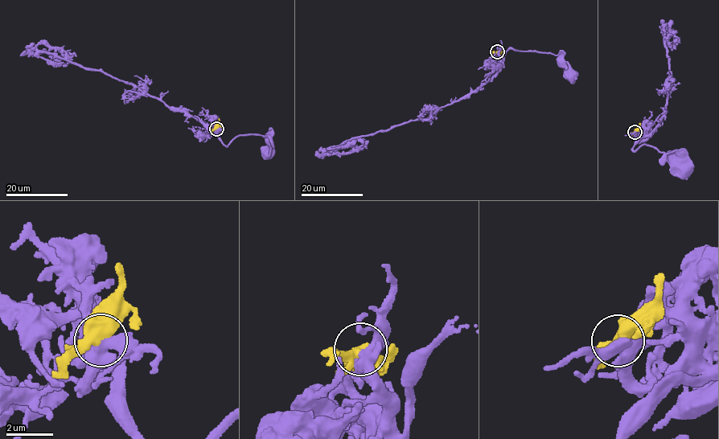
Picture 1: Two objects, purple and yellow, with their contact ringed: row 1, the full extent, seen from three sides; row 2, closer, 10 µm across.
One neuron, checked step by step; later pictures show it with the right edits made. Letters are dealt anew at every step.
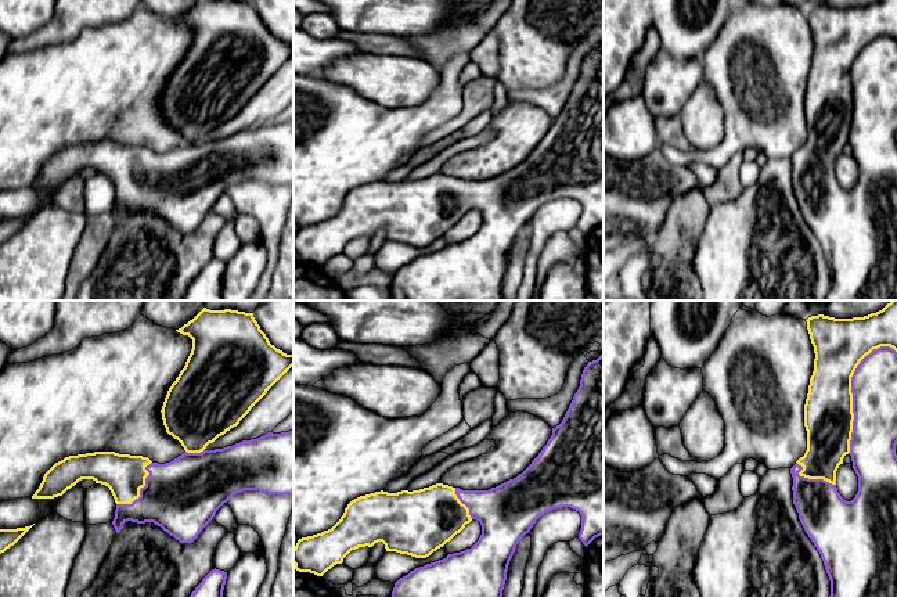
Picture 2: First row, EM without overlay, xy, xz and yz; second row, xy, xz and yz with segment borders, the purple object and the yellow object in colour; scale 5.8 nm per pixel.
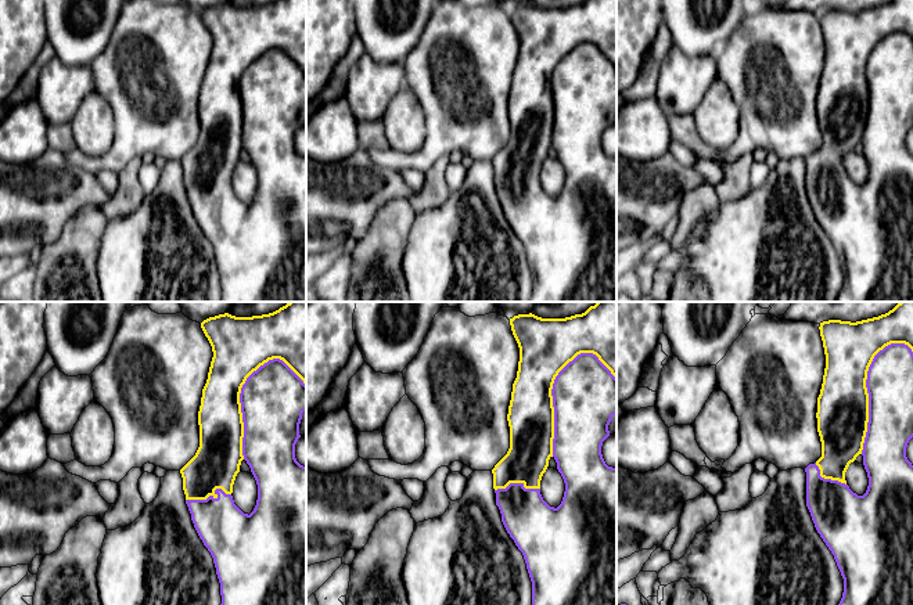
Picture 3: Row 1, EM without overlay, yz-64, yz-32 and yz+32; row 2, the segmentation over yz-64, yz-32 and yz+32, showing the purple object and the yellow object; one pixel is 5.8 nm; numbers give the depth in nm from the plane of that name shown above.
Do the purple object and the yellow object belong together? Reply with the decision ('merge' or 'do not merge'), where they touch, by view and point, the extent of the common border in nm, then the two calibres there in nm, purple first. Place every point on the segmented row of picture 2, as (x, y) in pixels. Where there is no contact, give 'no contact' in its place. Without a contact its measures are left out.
merge | yz (852, 392) | 650 nm | 280/280 nm

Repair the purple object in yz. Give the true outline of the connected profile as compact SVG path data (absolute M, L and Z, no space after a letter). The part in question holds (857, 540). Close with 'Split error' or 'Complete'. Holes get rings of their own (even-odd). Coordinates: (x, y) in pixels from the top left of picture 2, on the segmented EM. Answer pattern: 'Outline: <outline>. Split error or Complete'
Outline: M891 301L882 310L864 317L835 319L818 314L808 317L806 321L815 359L804 404L807 450L790 468L793 478L793 504L806 533L824 561L831 580L829 597L897 597L897 301ZM846 454L851 456L853 468L858 476L858 492L851 501L844 500L836 488L836 471L839 465L843 464Z. Split error

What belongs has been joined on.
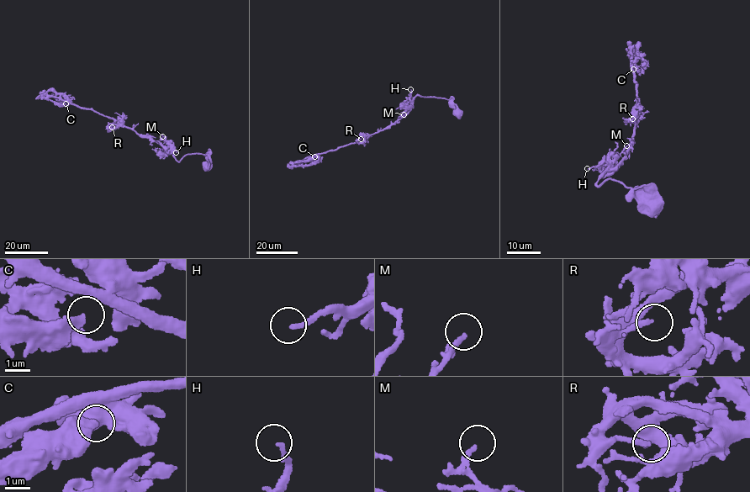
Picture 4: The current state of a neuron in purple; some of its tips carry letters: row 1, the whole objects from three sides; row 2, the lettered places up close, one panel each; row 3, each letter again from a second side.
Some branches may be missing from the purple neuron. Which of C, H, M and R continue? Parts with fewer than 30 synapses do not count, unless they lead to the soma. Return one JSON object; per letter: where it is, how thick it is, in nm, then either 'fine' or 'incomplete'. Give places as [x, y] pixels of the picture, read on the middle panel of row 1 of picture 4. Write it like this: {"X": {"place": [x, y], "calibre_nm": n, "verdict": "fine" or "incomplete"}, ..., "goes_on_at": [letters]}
{"C": {"place": [314, 156], "calibre_nm": 360, "verdict": "fine"}, "H": {"place": [410, 89], "calibre_nm": 180, "verdict": "fine"}, "M": {"place": [404, 114], "calibre_nm": 200, "verdict": "fine"}, "R": {"place": [361, 139], "calibre_nm": 200, "verdict": "fine"}, "goes_on_at": []}

